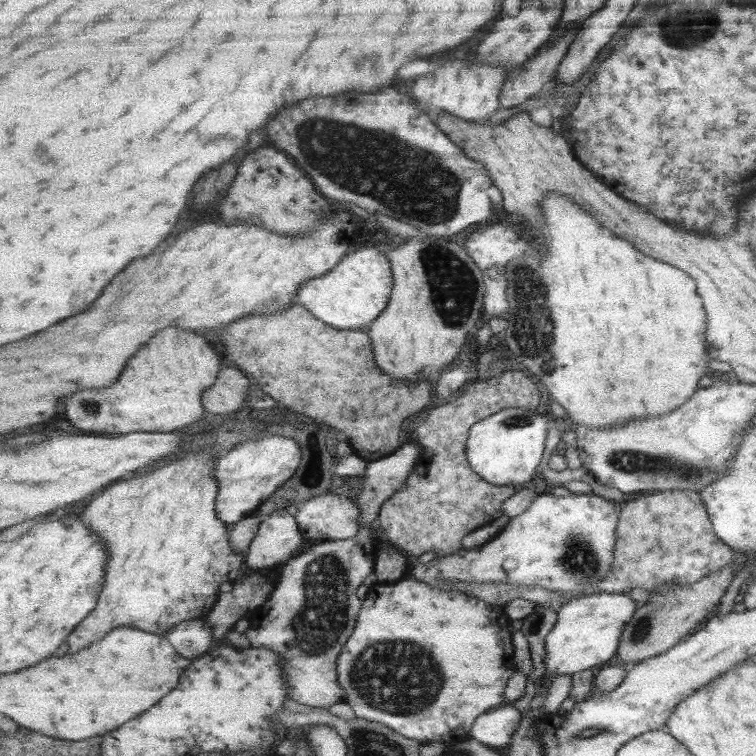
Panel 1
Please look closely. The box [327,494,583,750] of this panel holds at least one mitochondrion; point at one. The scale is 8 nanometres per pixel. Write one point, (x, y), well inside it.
(397, 677)

